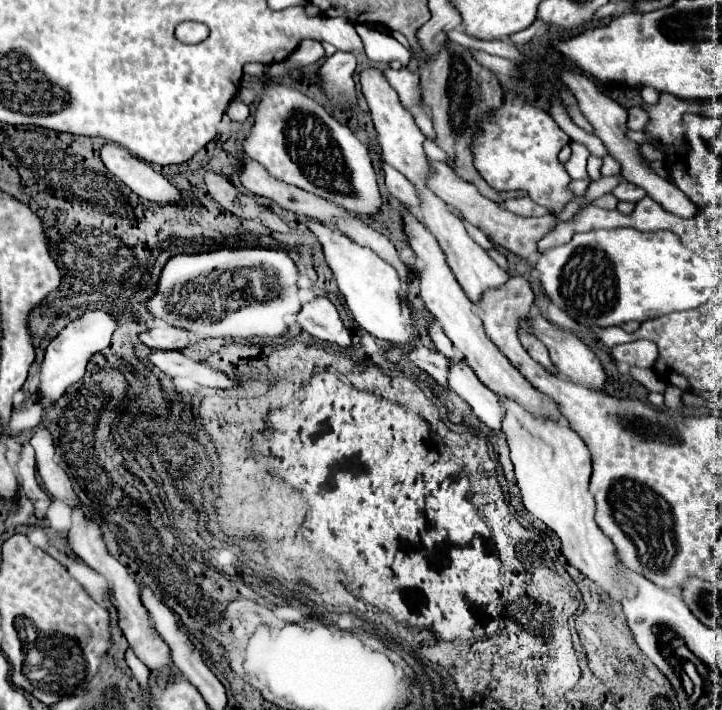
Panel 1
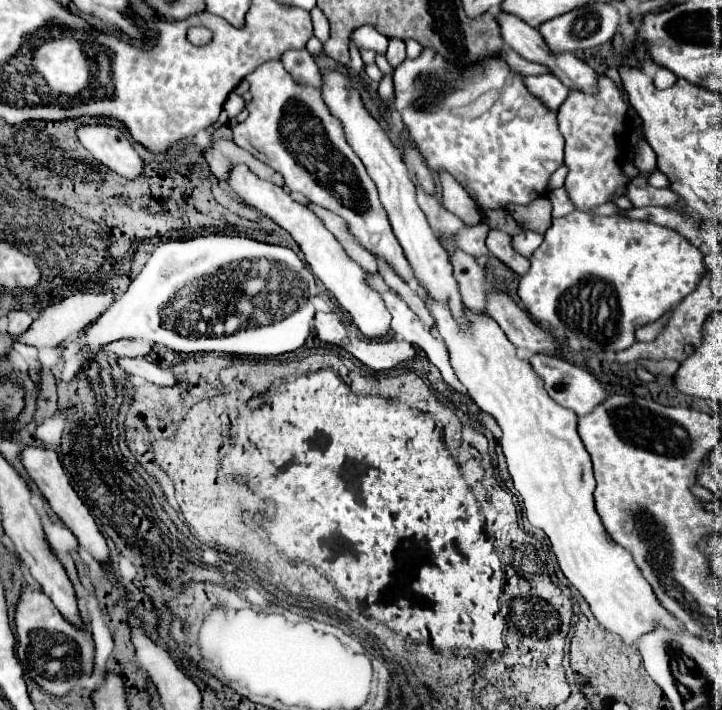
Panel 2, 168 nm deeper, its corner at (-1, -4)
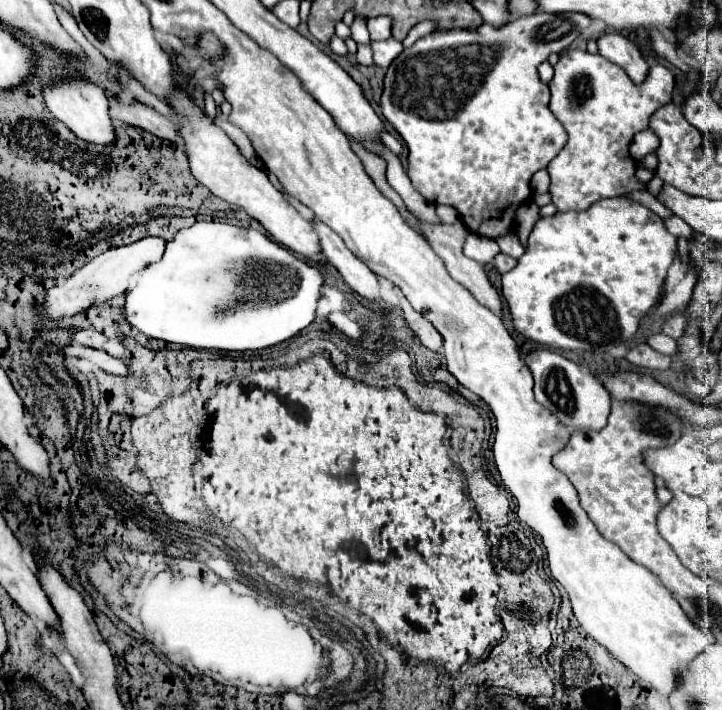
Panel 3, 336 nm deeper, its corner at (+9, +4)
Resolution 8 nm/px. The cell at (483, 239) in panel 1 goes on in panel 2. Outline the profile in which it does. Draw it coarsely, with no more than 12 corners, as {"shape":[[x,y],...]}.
{"shape":[[417,188],[417,202],[431,228],[459,232],[467,226],[447,212],[437,198]]}

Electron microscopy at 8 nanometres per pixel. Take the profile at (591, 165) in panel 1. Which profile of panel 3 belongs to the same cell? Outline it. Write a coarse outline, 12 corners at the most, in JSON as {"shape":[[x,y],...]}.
{"shape":[[639,132],[629,152],[635,160],[655,152],[659,146],[655,132]]}

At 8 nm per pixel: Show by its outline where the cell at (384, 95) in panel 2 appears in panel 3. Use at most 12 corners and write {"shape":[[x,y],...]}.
{"shape":[[357,44],[357,62],[373,64],[373,50],[369,44]]}

